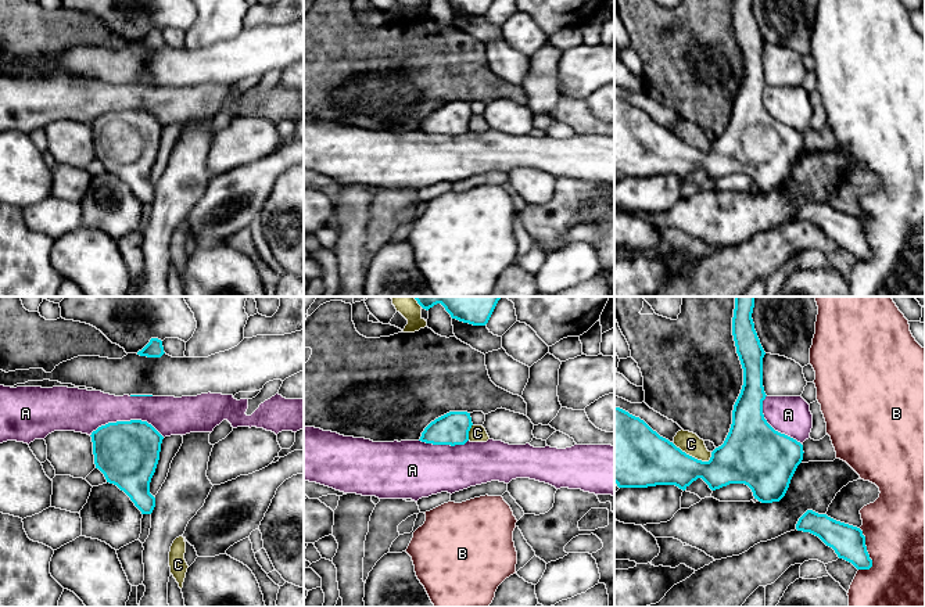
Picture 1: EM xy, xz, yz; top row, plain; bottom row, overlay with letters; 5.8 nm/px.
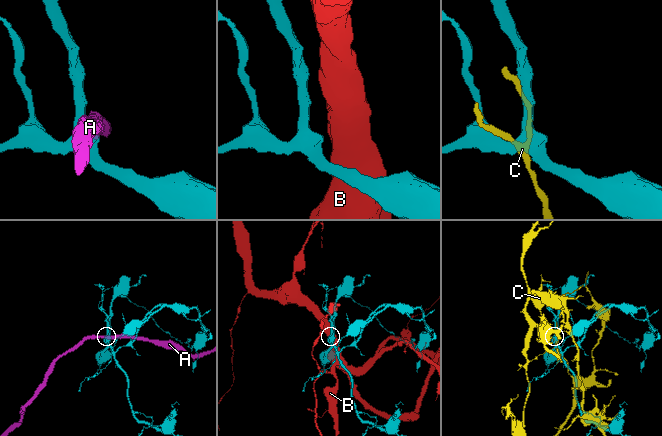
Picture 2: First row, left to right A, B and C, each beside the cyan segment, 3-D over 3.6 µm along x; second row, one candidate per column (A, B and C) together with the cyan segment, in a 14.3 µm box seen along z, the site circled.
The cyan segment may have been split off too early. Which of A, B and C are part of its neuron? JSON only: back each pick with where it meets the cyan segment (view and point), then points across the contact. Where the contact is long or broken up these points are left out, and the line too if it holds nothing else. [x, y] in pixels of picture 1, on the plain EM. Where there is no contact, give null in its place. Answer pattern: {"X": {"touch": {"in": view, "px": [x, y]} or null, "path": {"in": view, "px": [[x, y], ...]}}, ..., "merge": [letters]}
{"merge": []}

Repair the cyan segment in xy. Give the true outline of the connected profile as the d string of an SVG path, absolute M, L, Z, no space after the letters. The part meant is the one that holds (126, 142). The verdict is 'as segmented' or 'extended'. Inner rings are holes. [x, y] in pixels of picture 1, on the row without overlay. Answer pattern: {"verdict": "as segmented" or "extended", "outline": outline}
{"verdict": "as segmented", "outline": "M147 111L108 112L92 122L94 154L107 172L123 180L141 204L151 204L150 172L164 126Z"}

